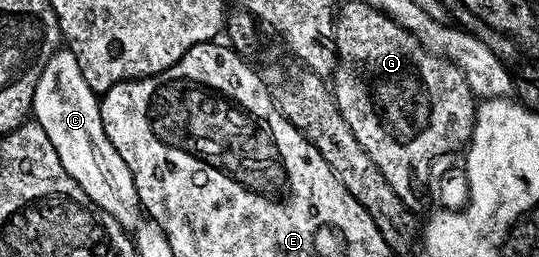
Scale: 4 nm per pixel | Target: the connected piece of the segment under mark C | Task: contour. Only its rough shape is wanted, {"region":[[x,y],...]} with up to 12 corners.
{"region":[[59,48],[34,88],[33,120],[64,171],[126,230],[134,176],[108,139],[99,94]]}

